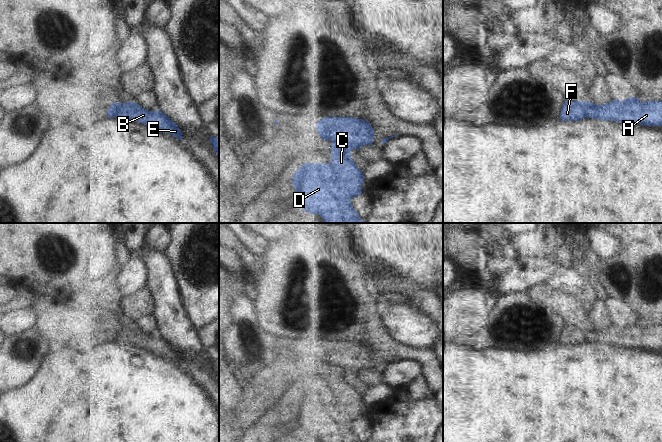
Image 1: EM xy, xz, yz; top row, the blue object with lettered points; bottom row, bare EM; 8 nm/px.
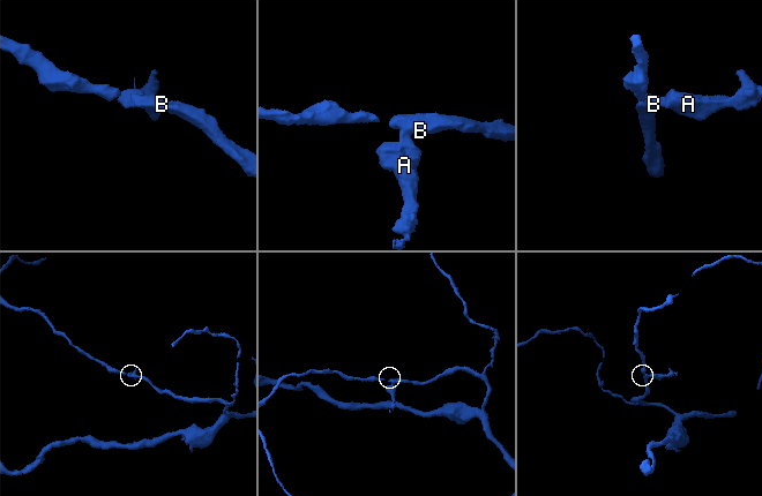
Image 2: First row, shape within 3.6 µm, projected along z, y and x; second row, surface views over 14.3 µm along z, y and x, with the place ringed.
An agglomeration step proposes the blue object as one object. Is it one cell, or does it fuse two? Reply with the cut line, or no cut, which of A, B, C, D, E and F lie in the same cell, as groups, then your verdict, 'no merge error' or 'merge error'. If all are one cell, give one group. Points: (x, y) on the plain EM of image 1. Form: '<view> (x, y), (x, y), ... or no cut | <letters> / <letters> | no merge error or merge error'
xz (332, 365), (346, 367), (352, 373) | A C D / B E F | merge error

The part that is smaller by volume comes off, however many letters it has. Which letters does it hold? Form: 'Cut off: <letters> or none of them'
Cut off: A, C, D

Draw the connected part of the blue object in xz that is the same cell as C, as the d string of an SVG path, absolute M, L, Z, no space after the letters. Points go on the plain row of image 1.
M333 365L330 387L305 387L294 396L291 407L300 432L311 438L319 438L321 442L360 442L350 424L362 417L361 409L365 404L351 382L351 375L347 368Z

